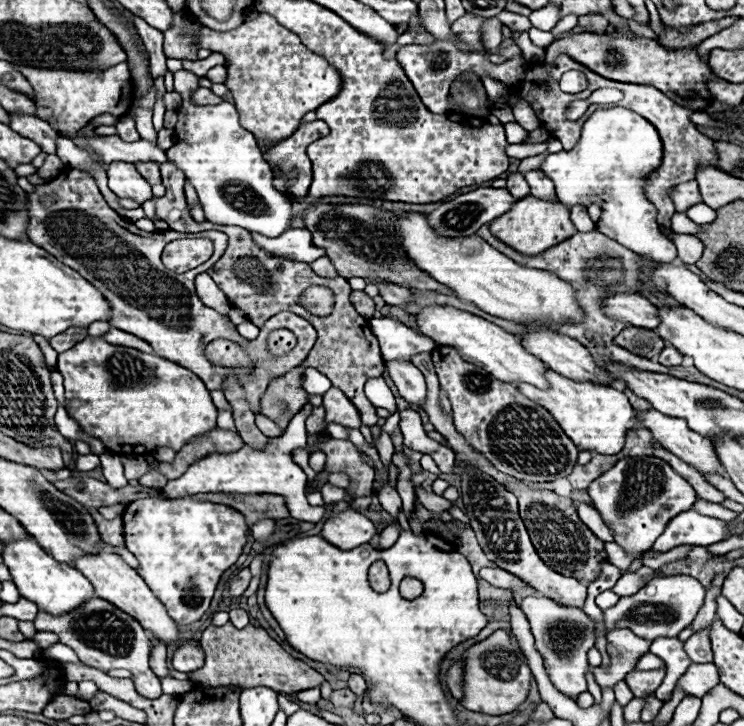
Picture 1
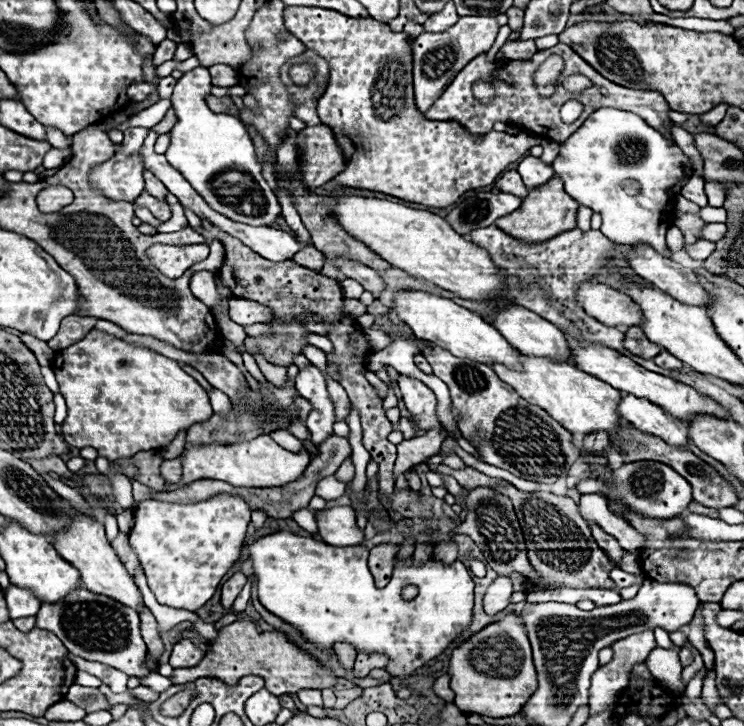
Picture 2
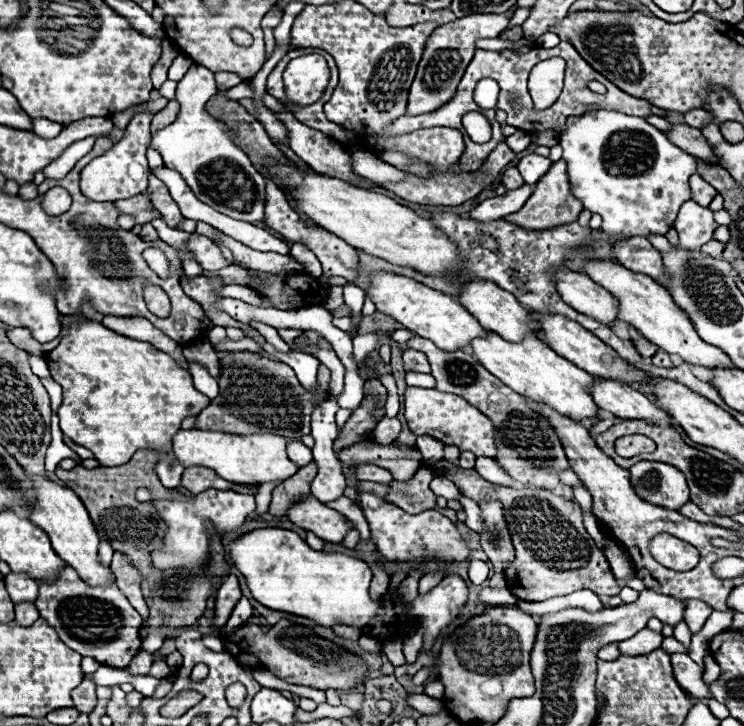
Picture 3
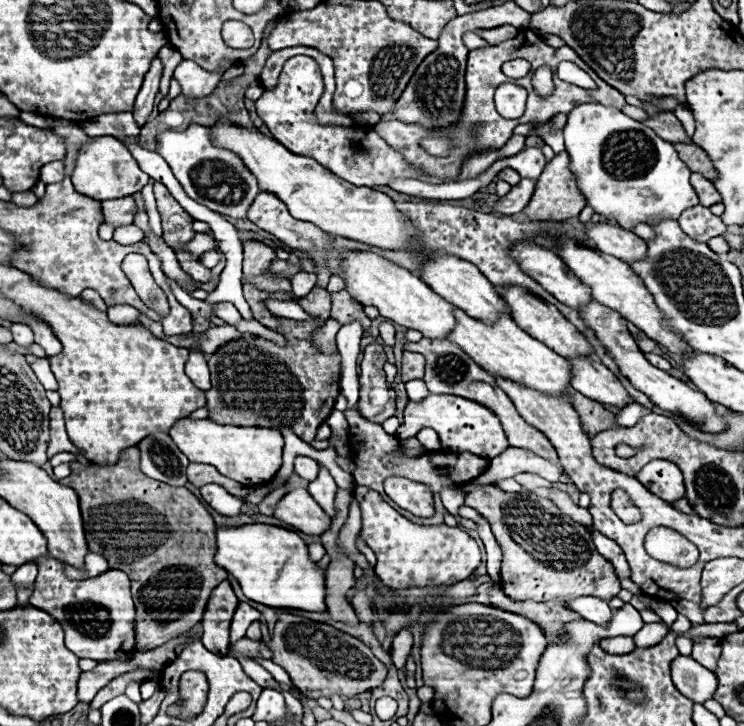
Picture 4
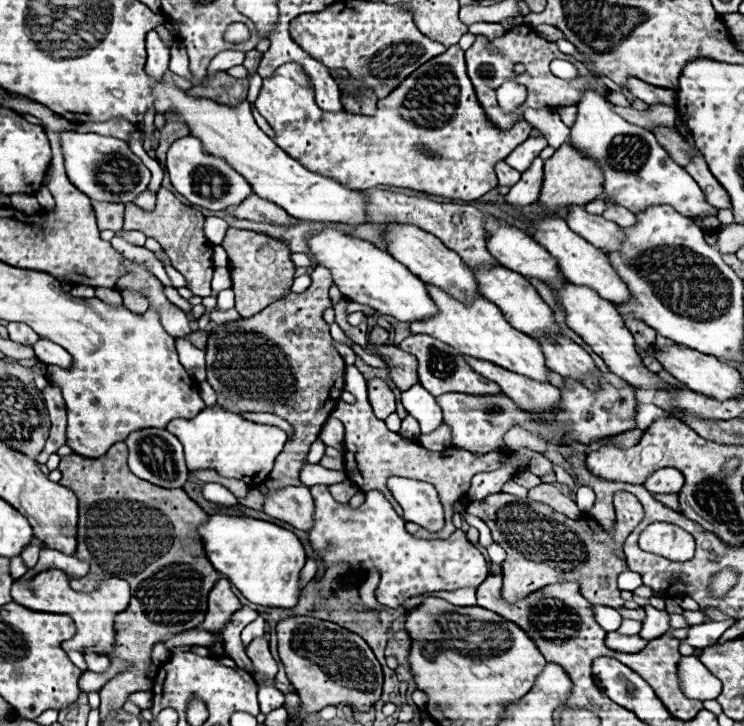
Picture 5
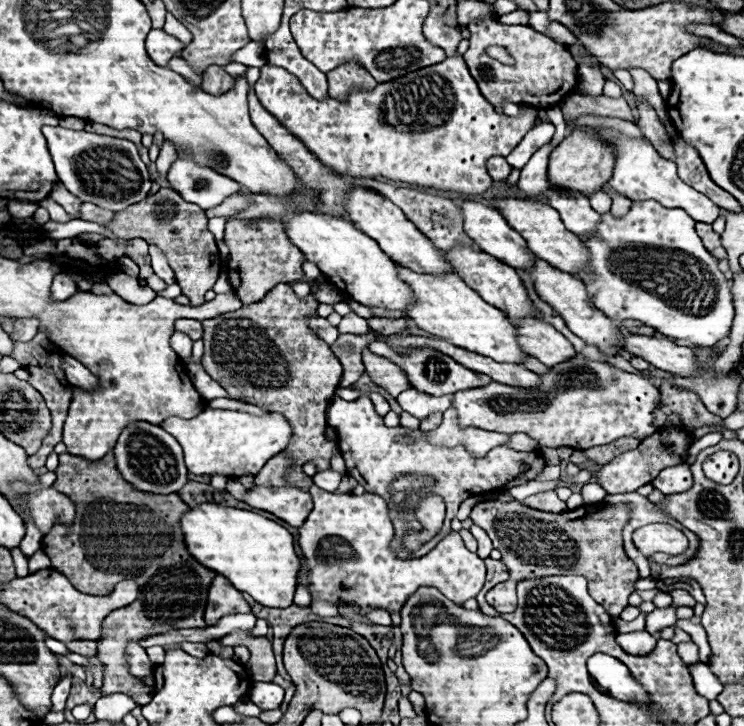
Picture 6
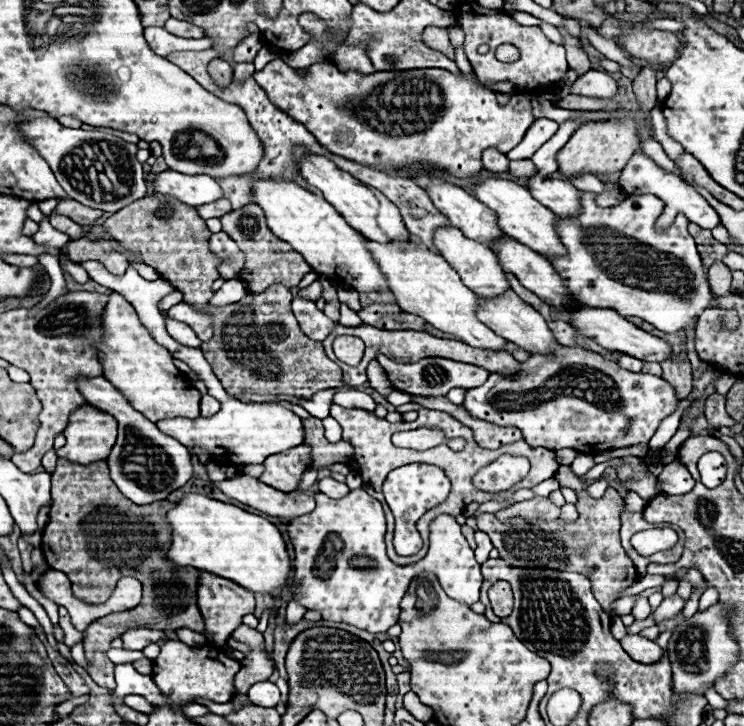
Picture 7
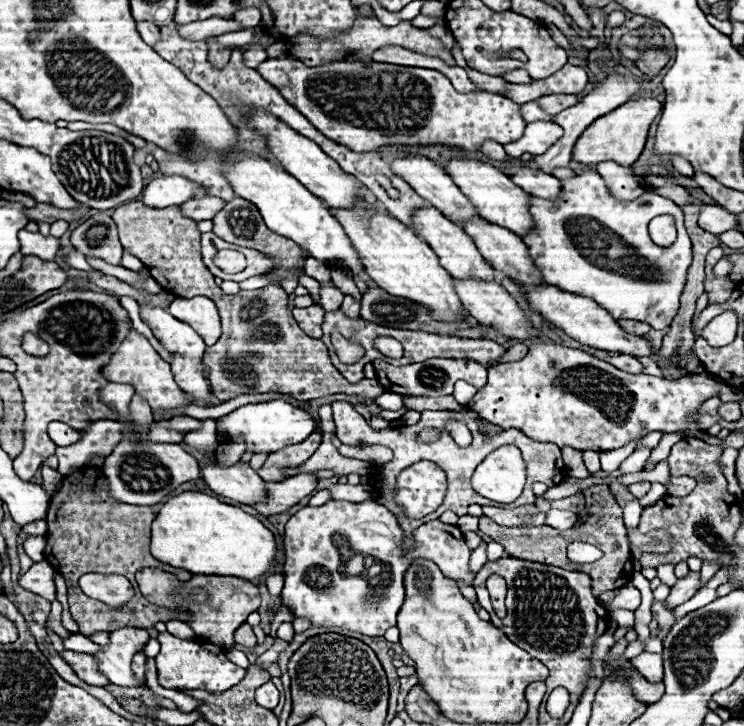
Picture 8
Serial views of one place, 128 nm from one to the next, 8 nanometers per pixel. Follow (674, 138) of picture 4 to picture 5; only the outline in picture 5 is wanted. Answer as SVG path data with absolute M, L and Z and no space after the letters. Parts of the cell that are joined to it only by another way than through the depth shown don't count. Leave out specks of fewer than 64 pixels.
M652 104L648 110L640 112L634 108L622 108L622 106L612 106L612 110L616 110L616 114L620 114L624 120L642 126L642 128L654 128L654 126L668 126L674 128L674 120L676 120L676 110L666 106L666 104Z

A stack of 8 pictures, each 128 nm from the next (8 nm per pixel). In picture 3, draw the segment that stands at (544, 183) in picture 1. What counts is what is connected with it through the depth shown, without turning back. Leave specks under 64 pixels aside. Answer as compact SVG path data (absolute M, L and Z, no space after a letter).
M528 154L528 156L520 158L516 168L520 170L526 184L536 184L548 172L550 164L552 164L550 158L544 158L544 156L538 156L538 154Z

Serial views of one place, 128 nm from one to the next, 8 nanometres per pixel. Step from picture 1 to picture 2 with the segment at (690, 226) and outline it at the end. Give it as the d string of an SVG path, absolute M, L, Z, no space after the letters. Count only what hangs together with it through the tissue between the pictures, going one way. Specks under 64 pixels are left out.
M708 224L704 228L704 232L702 232L702 238L712 240L712 242L718 242L720 238L724 238L724 230L726 230L724 224Z

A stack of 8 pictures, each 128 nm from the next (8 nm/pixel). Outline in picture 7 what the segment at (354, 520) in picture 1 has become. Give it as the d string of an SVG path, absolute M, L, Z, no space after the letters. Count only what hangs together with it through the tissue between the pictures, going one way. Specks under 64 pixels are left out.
M234 474L224 482L216 482L214 486L220 488L226 496L246 506L286 520L294 520L302 514L308 514L316 506L314 496L300 492L280 492L272 486L266 486L258 478L250 478L246 474Z

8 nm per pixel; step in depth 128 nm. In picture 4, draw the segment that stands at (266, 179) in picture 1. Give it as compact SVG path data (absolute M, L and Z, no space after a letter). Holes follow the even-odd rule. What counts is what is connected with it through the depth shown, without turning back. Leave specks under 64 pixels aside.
M182 60L174 70L174 78L180 82L184 96L202 98L202 96L208 96L214 92L222 74L228 68L230 68L230 62L226 62L226 66L222 66L218 70L202 70L192 60ZM192 124L184 132L166 130L160 136L156 136L156 148L158 148L158 154L172 168L184 192L198 204L204 204L218 214L244 218L248 212L248 206L254 202L256 194L260 192L256 178L248 172L244 162L230 150L216 148L210 142L210 130L206 126Z

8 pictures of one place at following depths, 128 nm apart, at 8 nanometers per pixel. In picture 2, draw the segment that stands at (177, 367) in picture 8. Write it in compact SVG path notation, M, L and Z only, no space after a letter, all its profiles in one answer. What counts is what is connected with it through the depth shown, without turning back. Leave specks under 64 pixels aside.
M212 388L212 390L208 392L208 396L210 396L210 402L212 402L214 412L220 412L220 414L226 418L228 412L230 412L230 400L228 400L228 396L226 396L224 392L216 390L216 388Z

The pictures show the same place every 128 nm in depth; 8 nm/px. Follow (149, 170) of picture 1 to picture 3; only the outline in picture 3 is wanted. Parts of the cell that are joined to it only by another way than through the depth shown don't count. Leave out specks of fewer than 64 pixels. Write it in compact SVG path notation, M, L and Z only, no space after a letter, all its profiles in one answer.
M152 174L148 180L150 180L150 184L148 184L148 190L146 190L146 192L148 192L154 208L162 214L162 220L164 220L170 228L178 230L178 224L184 220L184 216L180 214L180 210L178 210L176 202L172 200L168 188L166 188L164 182L160 182L154 174Z

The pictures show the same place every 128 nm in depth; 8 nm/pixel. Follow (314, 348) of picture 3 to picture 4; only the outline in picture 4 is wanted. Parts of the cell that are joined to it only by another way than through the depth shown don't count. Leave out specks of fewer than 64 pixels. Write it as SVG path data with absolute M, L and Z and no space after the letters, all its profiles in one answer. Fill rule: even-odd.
M242 318L240 323L235 327L241 333L250 332L263 338L268 338L268 340L274 340L274 342L278 342L278 344L284 342L284 338L282 338L278 332L270 330L270 328L263 326L256 320L246 320L246 318ZM328 318L326 320L326 324L324 324L324 328L322 330L318 330L318 334L312 334L312 338L314 338L314 344L318 344L324 352L332 352L332 350L336 350L336 342L334 342L334 336L336 336L336 332L340 330L340 324L336 322L336 320L332 320L332 318Z

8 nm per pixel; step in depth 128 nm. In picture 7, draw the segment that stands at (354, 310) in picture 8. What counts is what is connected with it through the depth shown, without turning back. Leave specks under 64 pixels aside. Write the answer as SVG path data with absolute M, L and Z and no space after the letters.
M342 304L340 306L340 324L344 324L344 326L360 326L362 320L358 318L358 312L354 312L352 308Z

